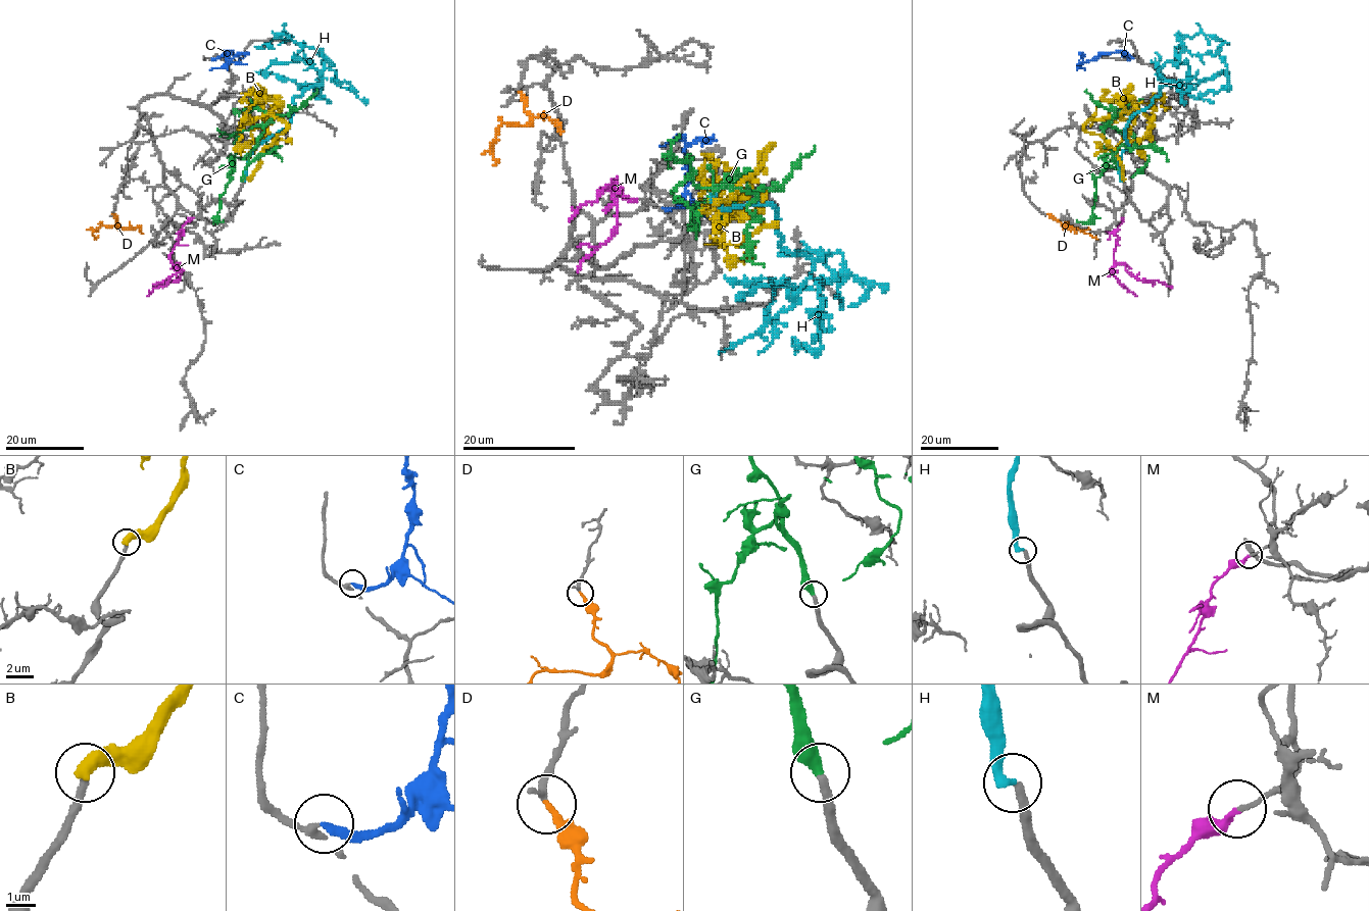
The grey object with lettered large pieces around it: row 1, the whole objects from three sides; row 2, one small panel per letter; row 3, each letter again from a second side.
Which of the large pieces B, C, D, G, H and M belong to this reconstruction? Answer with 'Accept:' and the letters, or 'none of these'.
Accept: D, M

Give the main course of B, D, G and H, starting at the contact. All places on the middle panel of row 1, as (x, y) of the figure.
B: (707, 201), (730, 197), (771, 145), (743, 209), (763, 224), (740, 236), (751, 246), (729, 268)
D: (519, 91), (532, 120), (526, 125), (502, 123), (490, 149), (498, 161), (494, 166)
G: (706, 201), (715, 189), (737, 172), (698, 213), (696, 238), (695, 226), (689, 220), (691, 213)
H: (710, 201), (771, 204), (780, 243), (822, 253), (833, 272), (819, 289), (773, 291), (774, 334), (758, 353)

